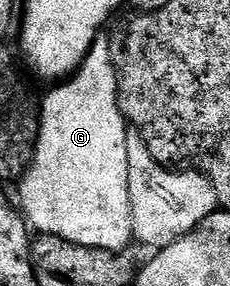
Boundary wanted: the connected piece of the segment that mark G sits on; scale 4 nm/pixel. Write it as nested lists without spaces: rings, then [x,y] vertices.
[[[97,40],[90,48],[85,62],[68,79],[54,84],[40,102],[41,134],[37,150],[28,171],[19,182],[19,209],[26,222],[38,234],[62,237],[76,245],[109,249],[113,253],[128,250],[133,241],[131,203],[127,183],[127,122],[117,102],[117,68],[113,66],[110,42]]]

